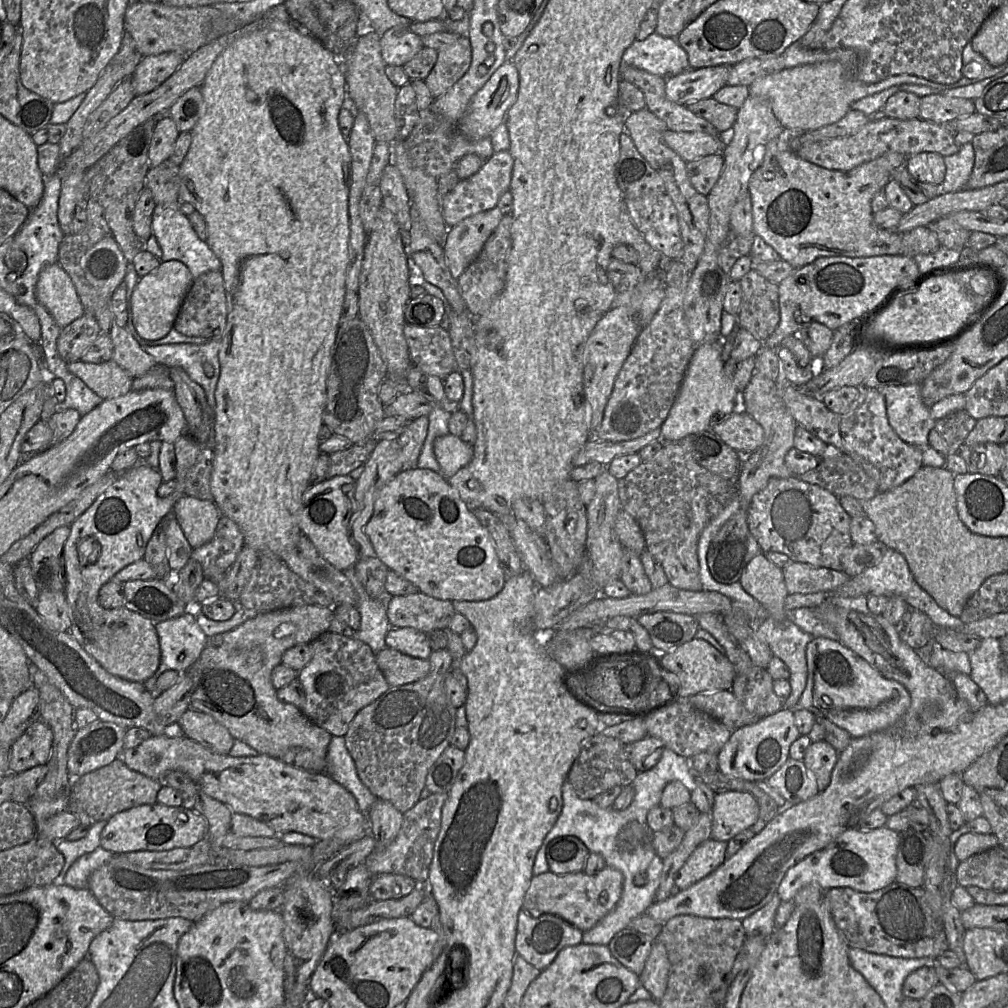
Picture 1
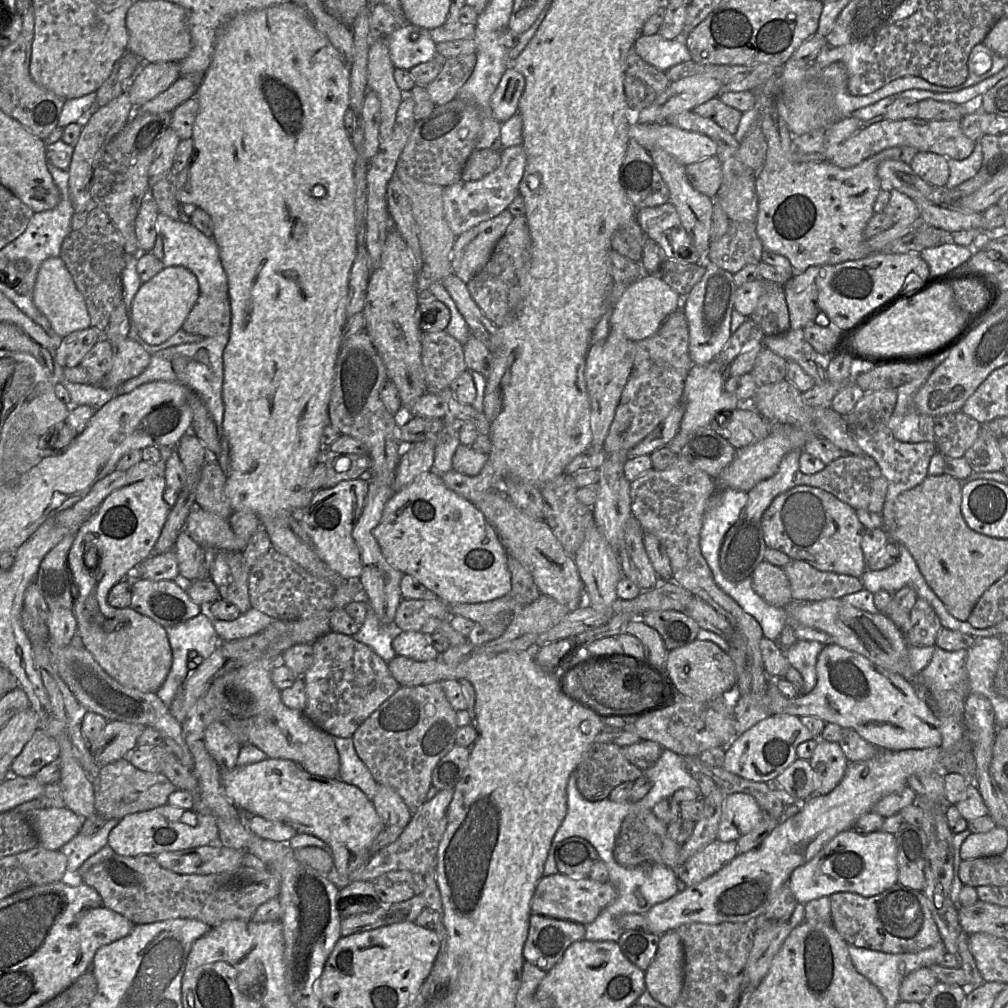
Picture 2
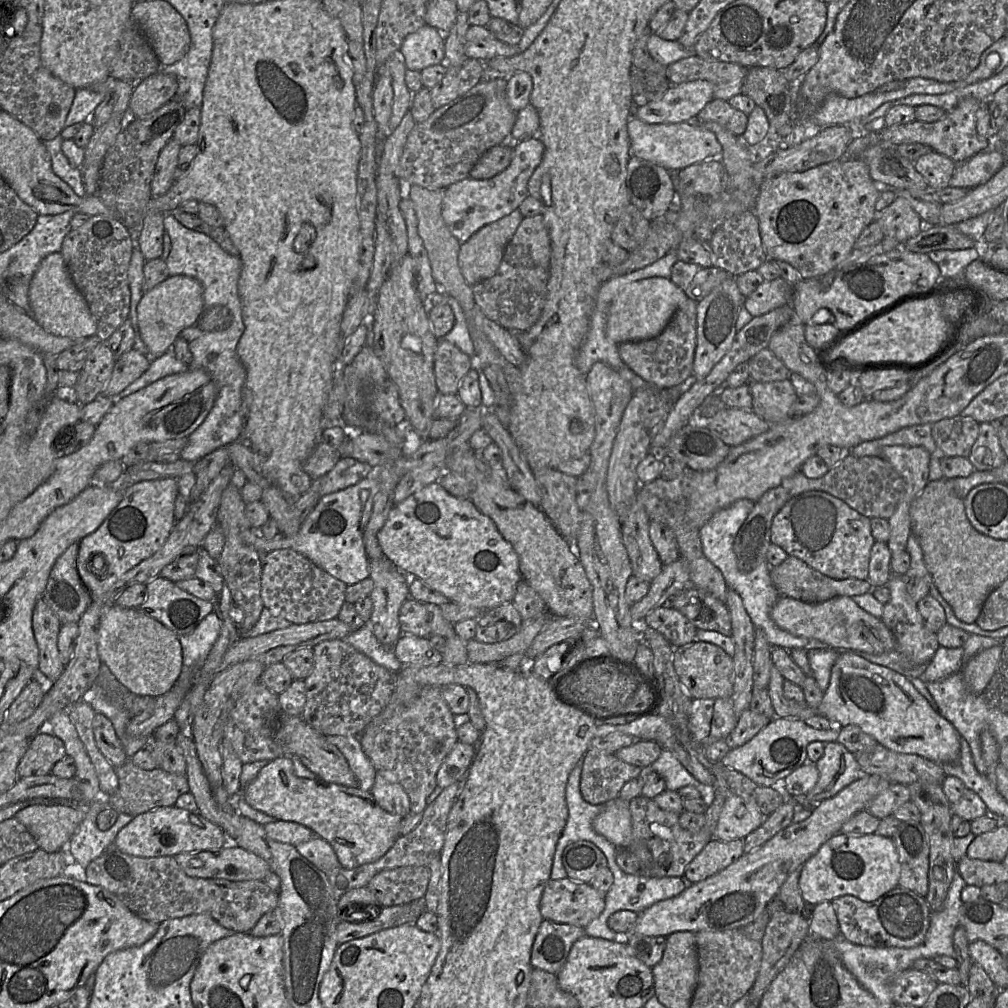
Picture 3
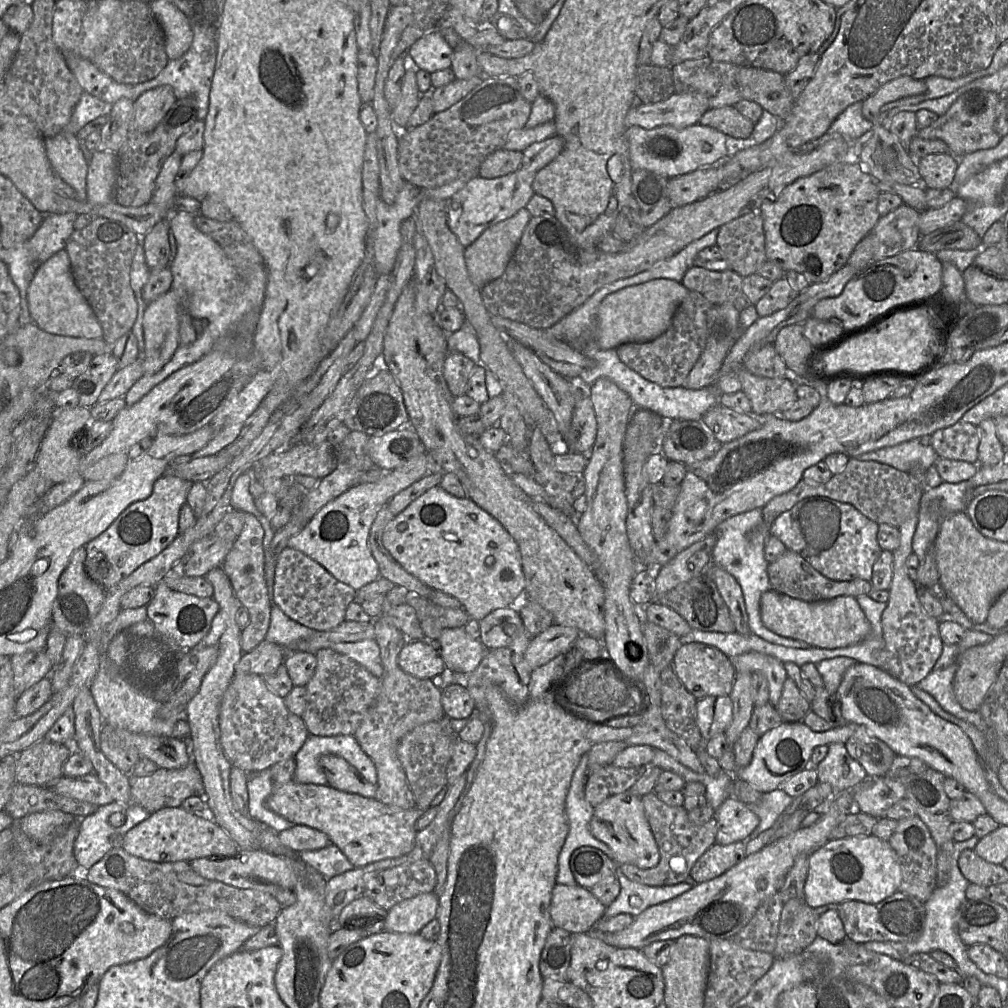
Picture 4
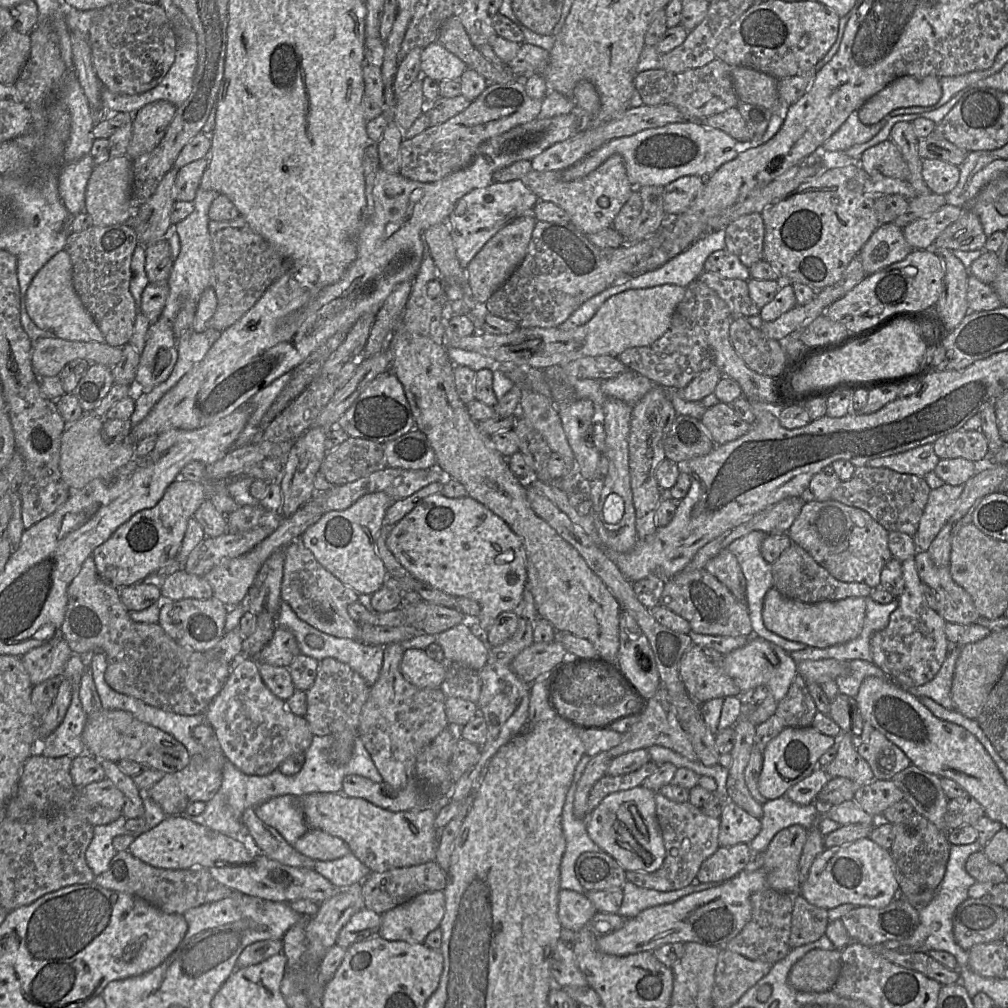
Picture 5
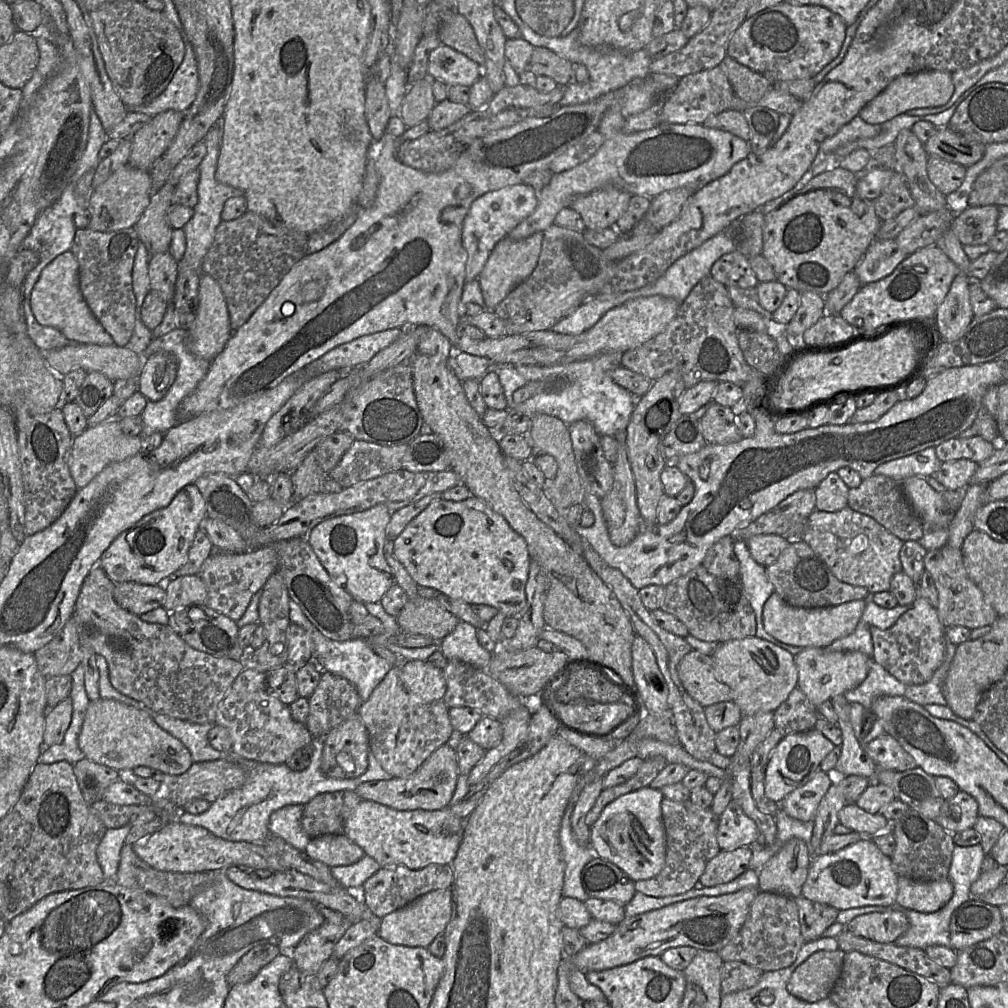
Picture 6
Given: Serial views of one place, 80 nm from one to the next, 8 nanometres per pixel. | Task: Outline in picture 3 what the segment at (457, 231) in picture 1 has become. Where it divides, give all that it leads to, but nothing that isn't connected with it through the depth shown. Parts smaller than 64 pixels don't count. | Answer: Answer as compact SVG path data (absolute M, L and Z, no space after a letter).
M518 208L487 224L461 243L458 264L471 286L492 277L502 261L505 248L524 216Z

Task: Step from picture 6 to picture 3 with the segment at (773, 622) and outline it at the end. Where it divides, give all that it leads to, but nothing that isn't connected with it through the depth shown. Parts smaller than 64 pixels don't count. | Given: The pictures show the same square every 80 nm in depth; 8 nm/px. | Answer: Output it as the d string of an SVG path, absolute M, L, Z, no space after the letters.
M780 596L770 617L781 629L795 635L823 642L836 651L883 654L895 649L896 641L883 621L860 608L851 597L842 596L819 603L807 603Z

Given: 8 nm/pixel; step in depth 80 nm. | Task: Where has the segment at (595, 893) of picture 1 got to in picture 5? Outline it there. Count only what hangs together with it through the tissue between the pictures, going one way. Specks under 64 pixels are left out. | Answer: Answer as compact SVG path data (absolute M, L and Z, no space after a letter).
M560 889L557 914L562 930L584 929L596 913L597 910L584 894Z

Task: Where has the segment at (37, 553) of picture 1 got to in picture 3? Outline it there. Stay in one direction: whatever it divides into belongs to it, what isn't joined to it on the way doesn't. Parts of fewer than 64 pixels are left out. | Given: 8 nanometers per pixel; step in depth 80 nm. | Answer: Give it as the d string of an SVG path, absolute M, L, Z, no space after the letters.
M78 543L70 545L53 565L42 599L61 624L78 623L92 603L77 570Z

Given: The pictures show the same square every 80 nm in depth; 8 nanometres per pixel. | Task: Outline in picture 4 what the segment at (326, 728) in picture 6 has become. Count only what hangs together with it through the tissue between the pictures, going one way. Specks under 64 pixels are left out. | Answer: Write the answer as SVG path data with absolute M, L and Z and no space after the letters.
M320 649L315 656L317 665L306 685L306 707L301 718L313 736L354 735L380 690L381 680L334 650Z

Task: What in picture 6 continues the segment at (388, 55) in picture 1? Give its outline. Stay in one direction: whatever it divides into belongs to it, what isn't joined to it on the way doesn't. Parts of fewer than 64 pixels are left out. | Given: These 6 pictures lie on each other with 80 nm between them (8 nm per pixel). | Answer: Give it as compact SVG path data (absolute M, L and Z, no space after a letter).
M440 45L429 55L427 77L431 81L470 87L482 75L482 67L449 46Z

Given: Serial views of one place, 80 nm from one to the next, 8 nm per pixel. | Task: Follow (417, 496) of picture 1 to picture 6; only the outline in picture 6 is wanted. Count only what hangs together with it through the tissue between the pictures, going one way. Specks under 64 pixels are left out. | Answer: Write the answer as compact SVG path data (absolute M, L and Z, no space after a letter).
M474 496L459 502L437 499L391 542L392 553L418 586L436 589L470 605L489 605L496 608L498 613L487 622L485 630L495 643L504 640L502 622L507 617L517 617L526 606L525 586L531 558L525 539L510 527L503 516Z

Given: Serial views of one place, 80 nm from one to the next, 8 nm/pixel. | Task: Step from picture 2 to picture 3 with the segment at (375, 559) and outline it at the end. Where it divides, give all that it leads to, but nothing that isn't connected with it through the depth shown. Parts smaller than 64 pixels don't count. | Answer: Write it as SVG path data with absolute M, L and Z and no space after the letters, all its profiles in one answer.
M369 560L369 578L374 587L369 595L373 603L371 621L373 633L384 646L393 648L402 635L399 610L408 600L406 576L391 562Z

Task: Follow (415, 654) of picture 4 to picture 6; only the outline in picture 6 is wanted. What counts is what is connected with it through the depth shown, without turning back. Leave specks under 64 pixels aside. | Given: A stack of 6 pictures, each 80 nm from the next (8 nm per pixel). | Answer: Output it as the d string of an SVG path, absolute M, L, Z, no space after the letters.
M410 660L399 669L399 676L407 691L424 702L442 700L446 692L443 669L427 661Z

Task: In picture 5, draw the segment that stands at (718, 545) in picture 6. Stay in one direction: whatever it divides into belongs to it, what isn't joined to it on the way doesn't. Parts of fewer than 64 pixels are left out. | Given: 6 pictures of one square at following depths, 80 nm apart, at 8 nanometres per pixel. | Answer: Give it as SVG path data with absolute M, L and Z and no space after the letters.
M727 548L711 558L705 569L725 585L736 599L746 604L745 578L737 558Z

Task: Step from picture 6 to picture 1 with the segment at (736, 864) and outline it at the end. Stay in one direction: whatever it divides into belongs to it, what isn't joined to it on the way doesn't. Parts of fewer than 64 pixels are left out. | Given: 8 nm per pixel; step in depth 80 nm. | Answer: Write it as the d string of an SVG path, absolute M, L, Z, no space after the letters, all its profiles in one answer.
M710 838L700 844L675 876L675 885L685 890L705 878L727 859L727 842Z

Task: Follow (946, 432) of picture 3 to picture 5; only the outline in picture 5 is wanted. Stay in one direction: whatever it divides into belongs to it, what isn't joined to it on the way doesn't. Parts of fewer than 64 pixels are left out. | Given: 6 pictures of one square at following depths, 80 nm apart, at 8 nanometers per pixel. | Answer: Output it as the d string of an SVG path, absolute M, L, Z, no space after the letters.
M962 428L937 439L933 447L940 459L965 458L980 465L987 463L990 455L987 439L981 430Z

